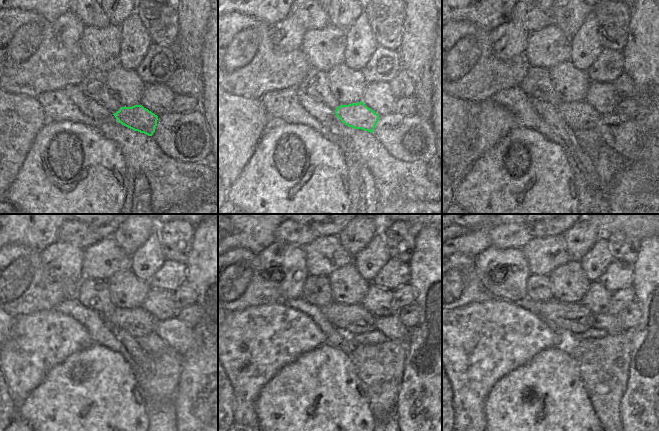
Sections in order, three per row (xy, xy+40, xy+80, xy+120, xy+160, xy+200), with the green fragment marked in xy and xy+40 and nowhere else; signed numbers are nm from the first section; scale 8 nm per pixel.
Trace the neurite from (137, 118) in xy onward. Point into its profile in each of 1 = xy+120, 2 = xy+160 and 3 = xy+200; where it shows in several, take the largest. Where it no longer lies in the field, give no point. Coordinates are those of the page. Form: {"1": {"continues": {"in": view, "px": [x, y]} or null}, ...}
{"1": {"continues": {"in": "xy+120", "px": [136, 323]}}, "2": {"continues": {"in": "xy+160", "px": [349, 319]}}, "3": {"continues": {"in": "xy+200", "px": [569, 319]}}}

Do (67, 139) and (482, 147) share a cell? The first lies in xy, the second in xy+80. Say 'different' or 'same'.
different

